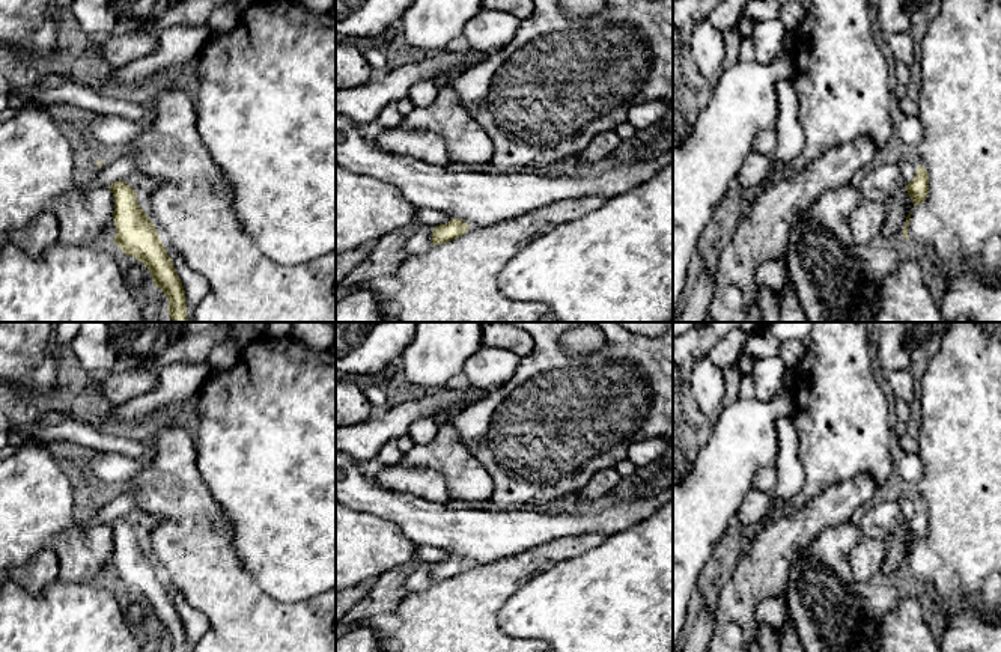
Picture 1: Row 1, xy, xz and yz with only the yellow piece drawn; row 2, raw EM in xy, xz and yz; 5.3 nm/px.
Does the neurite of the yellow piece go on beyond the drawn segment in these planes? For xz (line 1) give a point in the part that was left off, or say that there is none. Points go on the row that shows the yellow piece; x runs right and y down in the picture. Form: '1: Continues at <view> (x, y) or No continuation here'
1: No continuation here

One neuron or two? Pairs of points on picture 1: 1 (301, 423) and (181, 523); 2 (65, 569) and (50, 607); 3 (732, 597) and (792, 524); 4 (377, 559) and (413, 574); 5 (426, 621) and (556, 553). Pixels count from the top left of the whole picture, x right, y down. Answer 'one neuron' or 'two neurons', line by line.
1: two neurons
2: two neurons
3: one neuron
4: two neurons
5: one neuron

